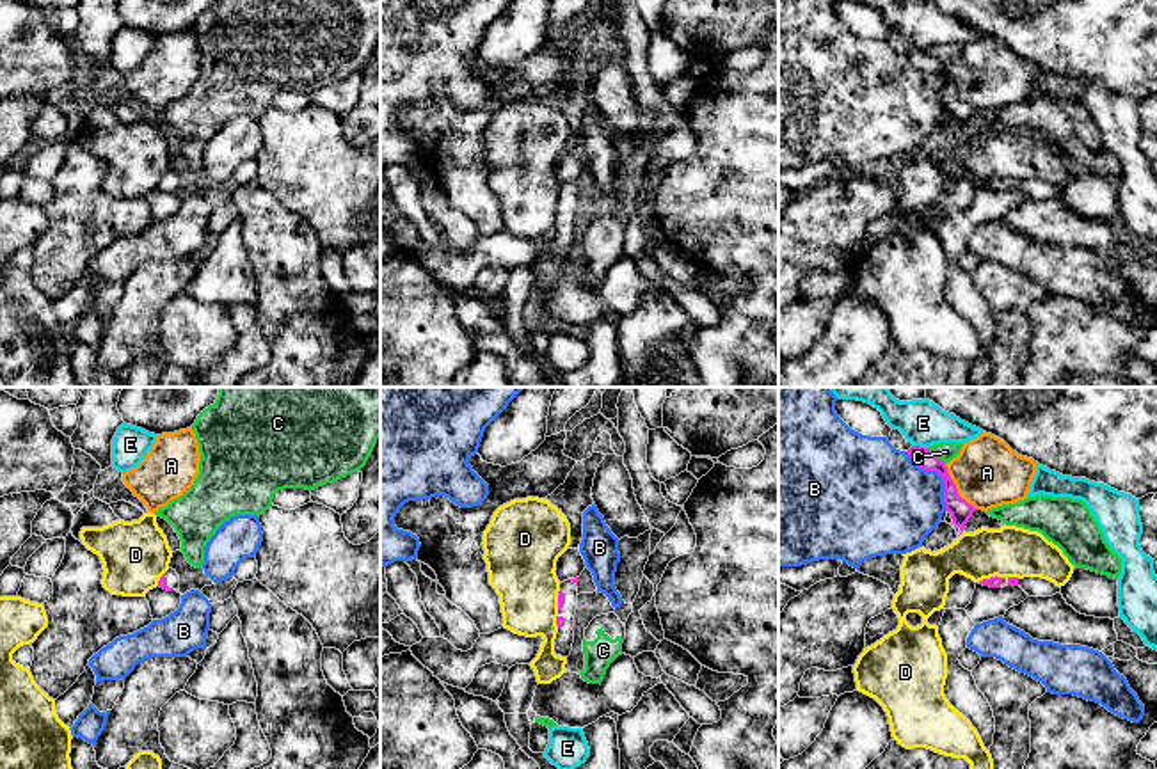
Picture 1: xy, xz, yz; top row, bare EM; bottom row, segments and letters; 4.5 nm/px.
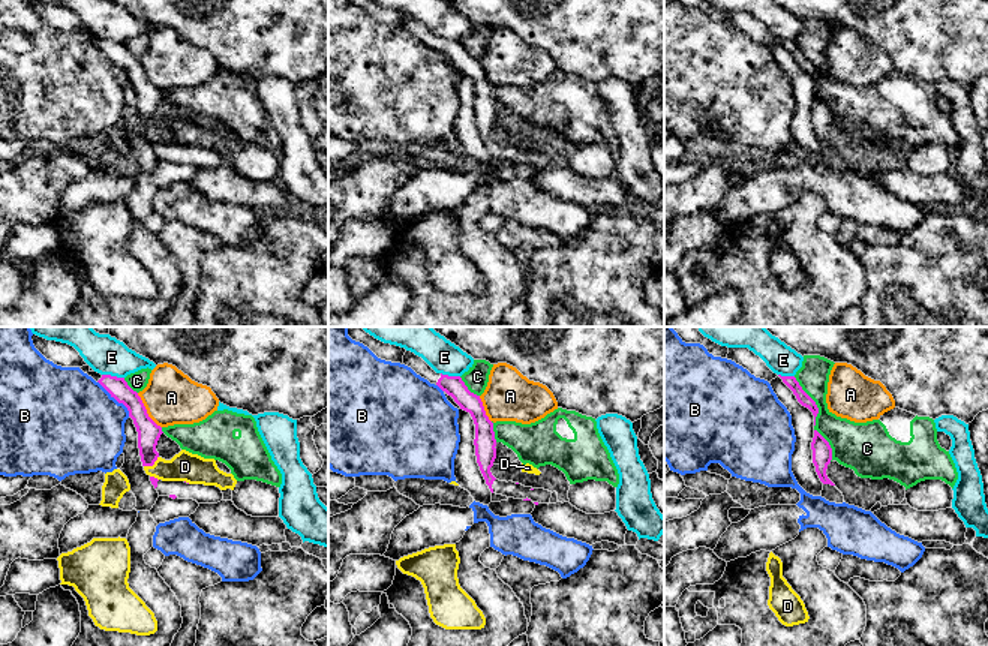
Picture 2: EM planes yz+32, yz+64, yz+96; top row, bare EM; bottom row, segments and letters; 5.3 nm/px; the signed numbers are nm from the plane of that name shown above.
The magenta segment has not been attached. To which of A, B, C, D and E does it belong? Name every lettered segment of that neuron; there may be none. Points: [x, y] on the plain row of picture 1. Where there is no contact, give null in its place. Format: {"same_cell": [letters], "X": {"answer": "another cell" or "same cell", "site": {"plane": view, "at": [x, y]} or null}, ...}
{"same_cell": [], "A": {"answer": "another cell", "site": {"plane": "yz", "at": [955, 91]}}, "B": {"answer": "another cell", "site": {"plane": "yz", "at": [939, 75]}}, "C": {"answer": "another cell", "site": {"plane": "yz", "at": [933, 57]}}, "D": {"answer": "another cell", "site": {"plane": "yz", "at": [990, 180]}}, "E": {"answer": "another cell", "site": {"plane": "yz", "at": [919, 48]}}}

